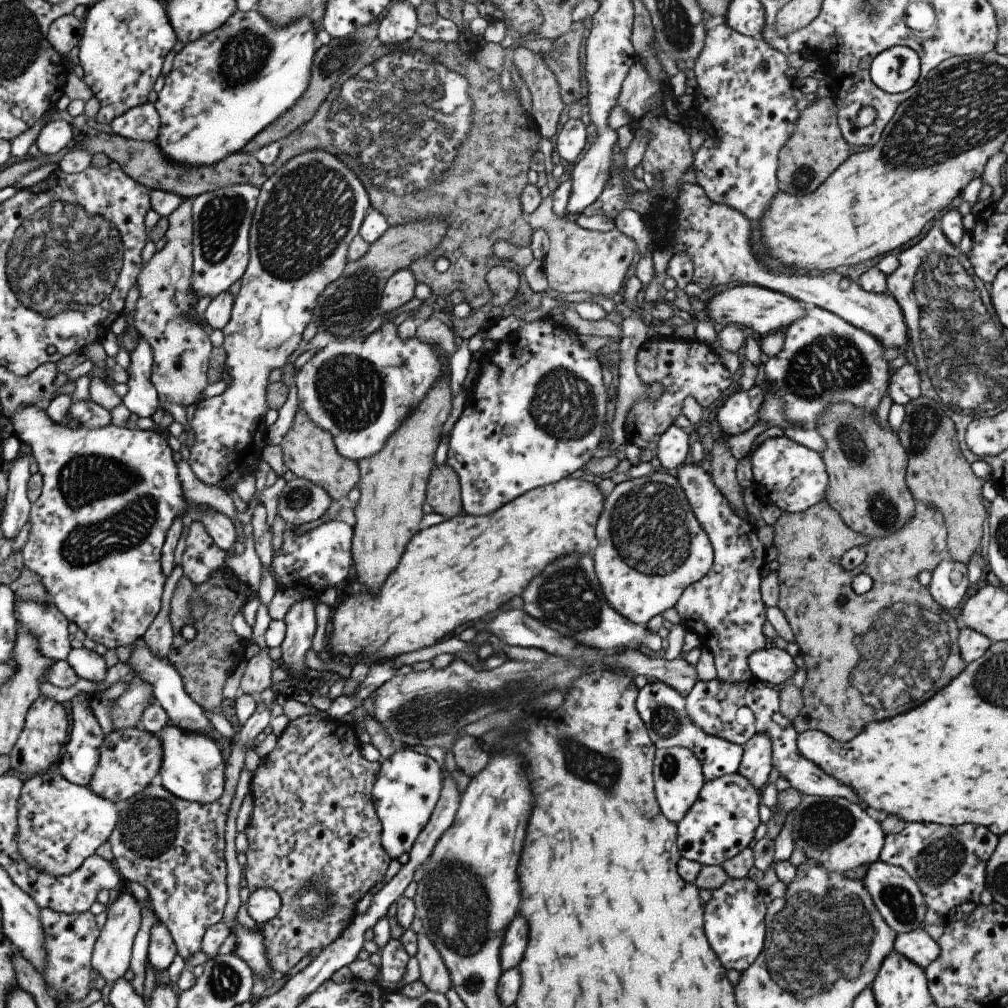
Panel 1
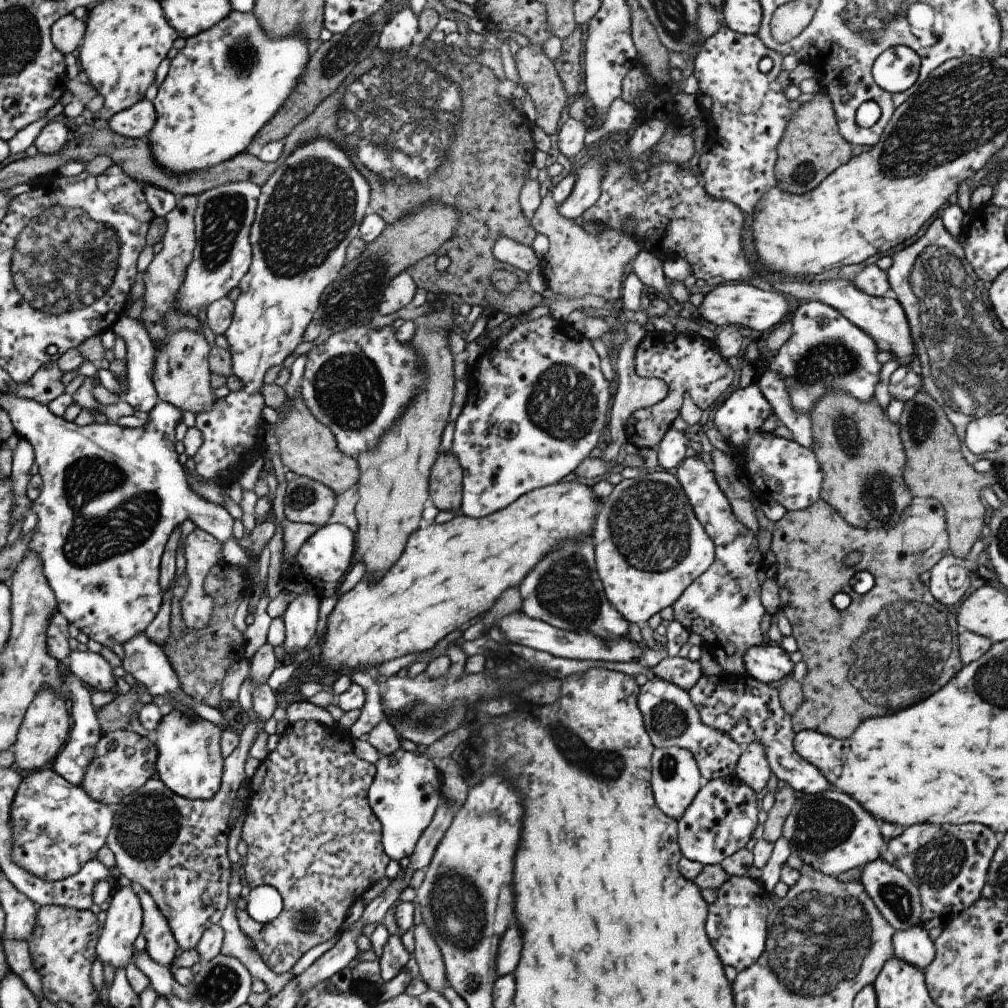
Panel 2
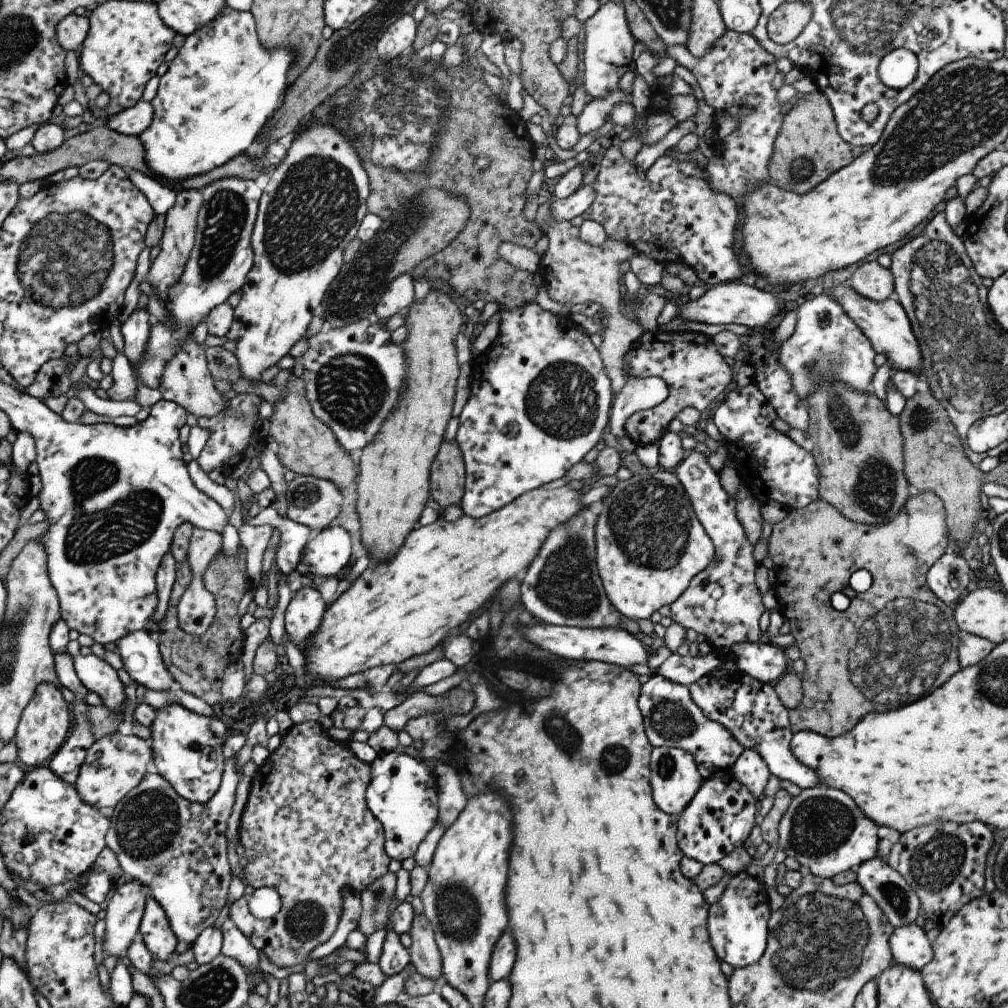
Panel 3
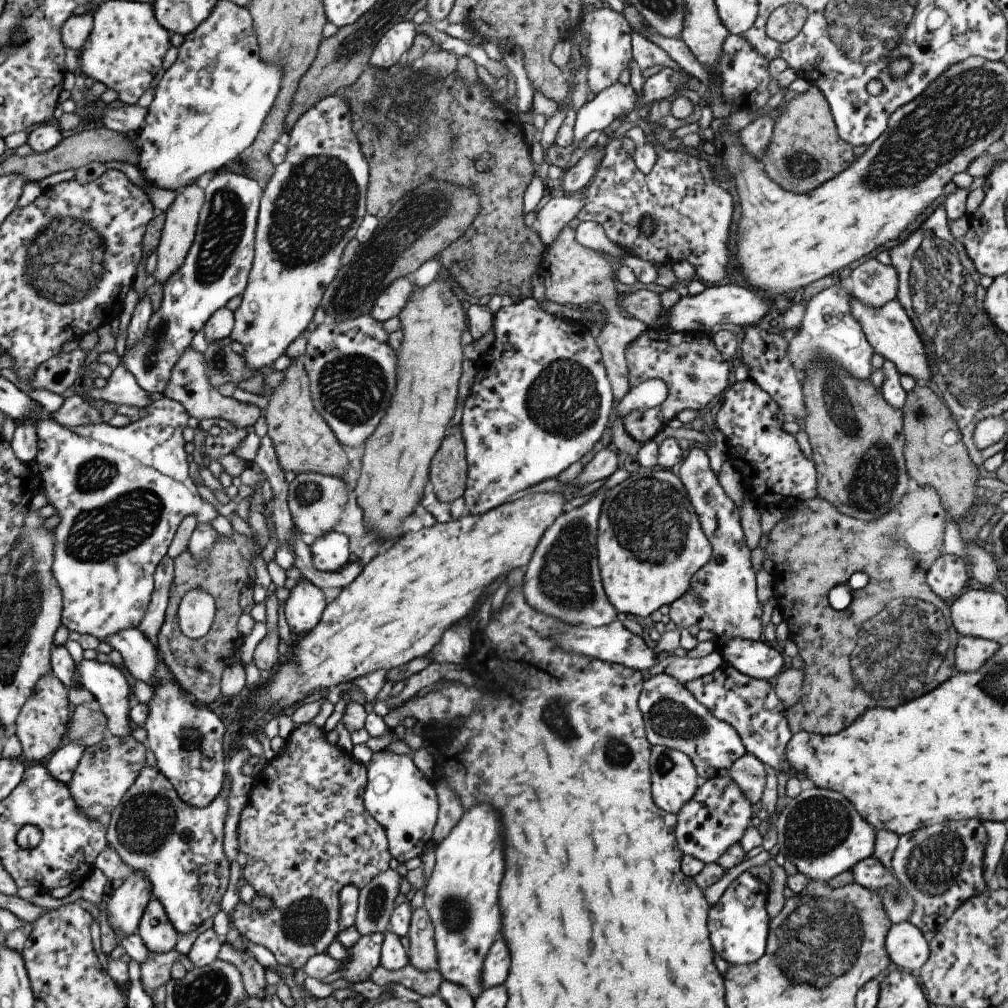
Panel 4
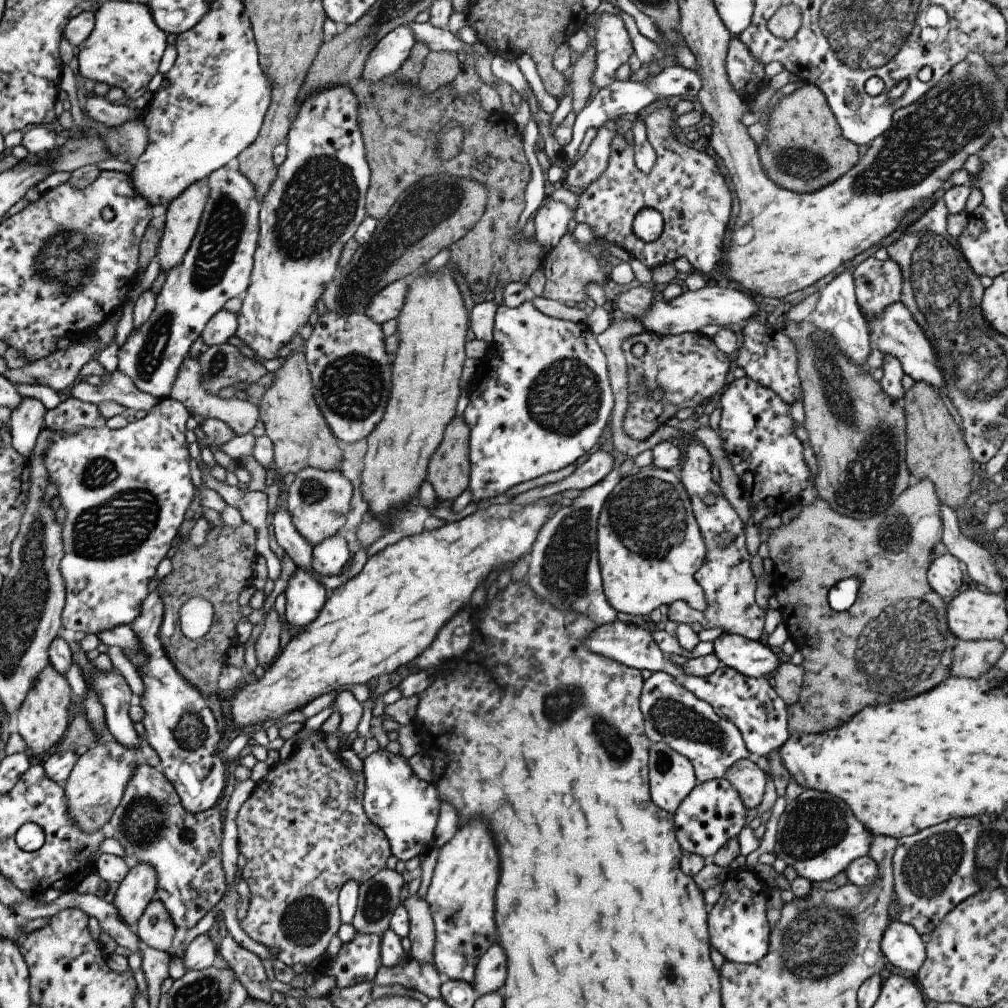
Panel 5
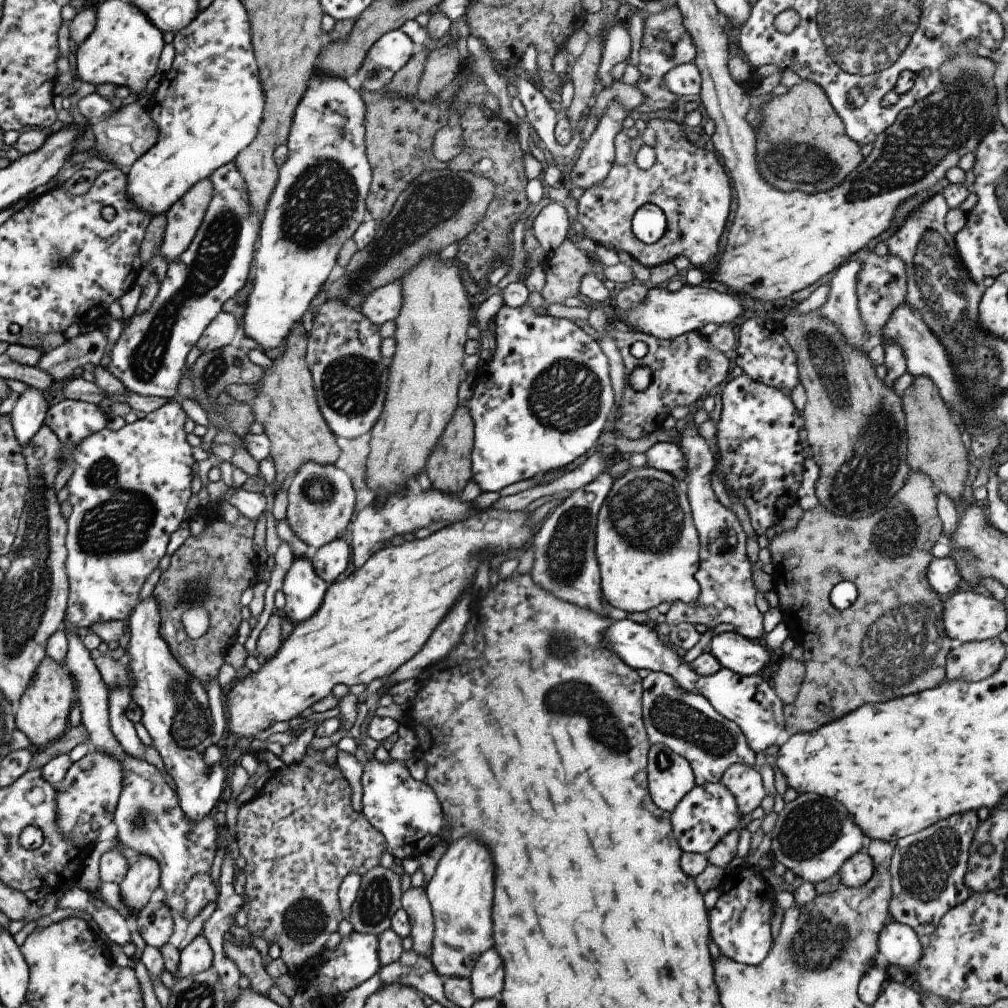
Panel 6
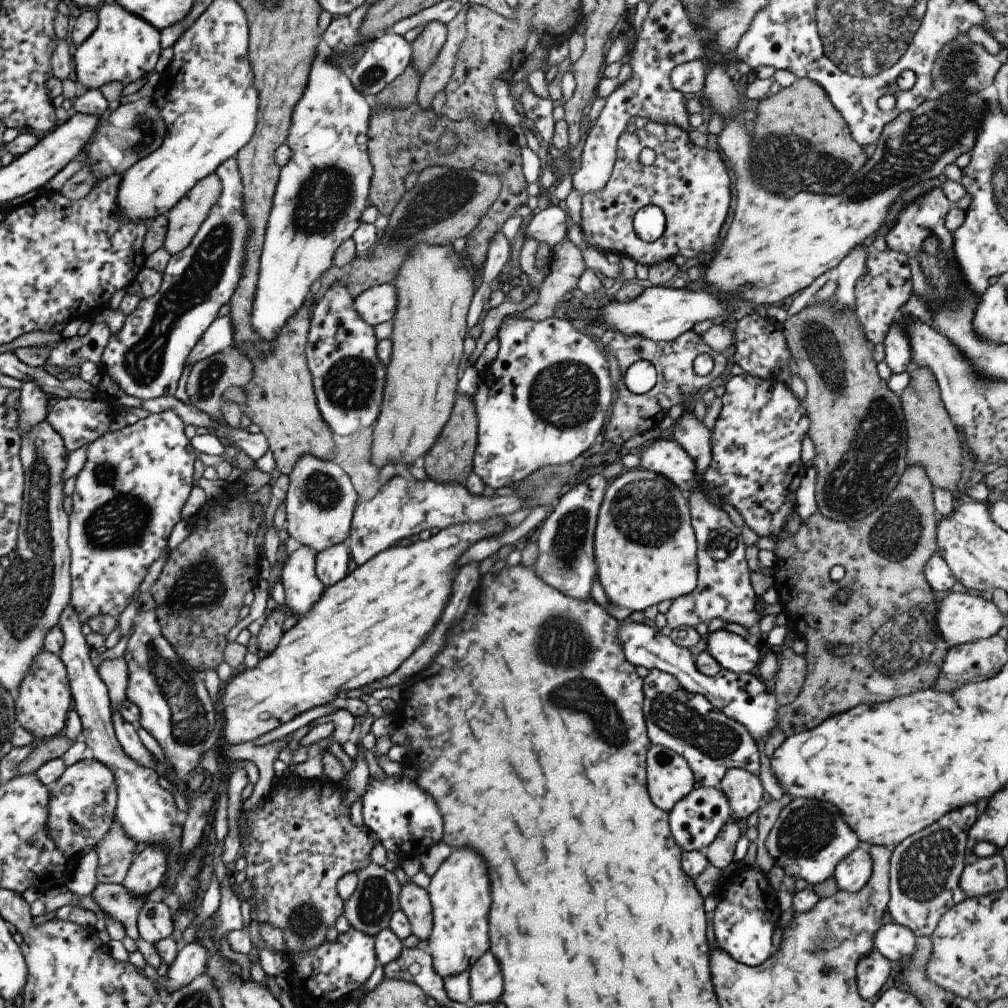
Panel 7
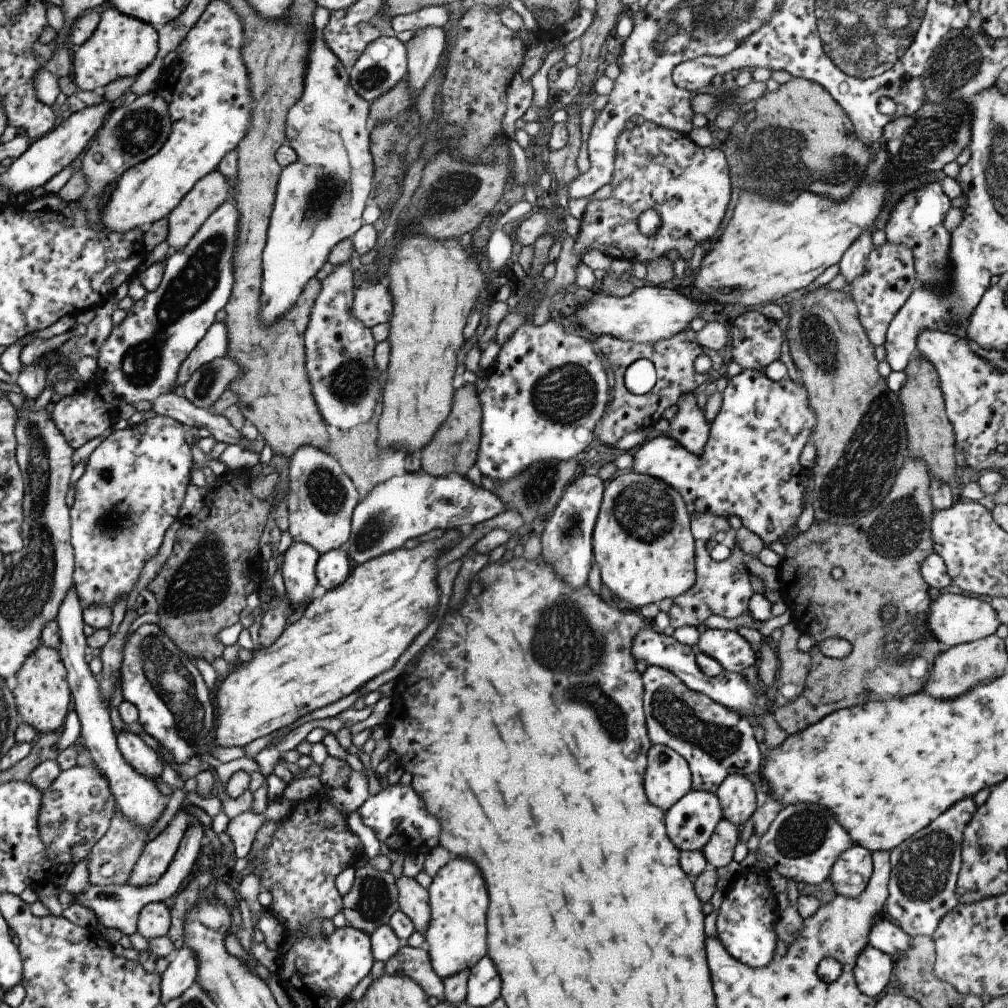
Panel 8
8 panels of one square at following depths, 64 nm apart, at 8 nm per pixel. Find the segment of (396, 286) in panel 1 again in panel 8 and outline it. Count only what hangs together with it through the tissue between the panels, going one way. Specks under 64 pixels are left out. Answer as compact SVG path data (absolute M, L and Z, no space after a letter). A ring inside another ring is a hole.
M385 282L367 284L355 289L352 314L368 328L389 322L393 302Z

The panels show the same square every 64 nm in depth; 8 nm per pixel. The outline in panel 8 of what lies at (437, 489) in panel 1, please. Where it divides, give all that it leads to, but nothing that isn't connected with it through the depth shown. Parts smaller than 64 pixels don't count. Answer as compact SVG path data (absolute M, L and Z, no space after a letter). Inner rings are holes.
M466 383L455 390L448 418L439 426L431 442L421 448L421 468L432 476L452 473L466 475L477 462L481 441L482 407L475 383Z

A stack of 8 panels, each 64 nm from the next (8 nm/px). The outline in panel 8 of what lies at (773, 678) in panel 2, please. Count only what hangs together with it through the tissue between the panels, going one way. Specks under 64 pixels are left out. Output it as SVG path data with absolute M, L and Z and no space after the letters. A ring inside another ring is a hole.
M706 629L698 637L698 650L717 660L724 671L740 673L748 665L756 664L758 653L738 633L723 629Z

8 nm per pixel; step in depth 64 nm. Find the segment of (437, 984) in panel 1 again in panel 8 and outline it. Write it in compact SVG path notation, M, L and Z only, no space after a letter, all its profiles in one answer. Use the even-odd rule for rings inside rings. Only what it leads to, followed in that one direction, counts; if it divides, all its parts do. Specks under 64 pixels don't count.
M404 874L395 879L395 883L399 892L399 910L412 920L415 930L423 934L431 917L429 892L416 879Z

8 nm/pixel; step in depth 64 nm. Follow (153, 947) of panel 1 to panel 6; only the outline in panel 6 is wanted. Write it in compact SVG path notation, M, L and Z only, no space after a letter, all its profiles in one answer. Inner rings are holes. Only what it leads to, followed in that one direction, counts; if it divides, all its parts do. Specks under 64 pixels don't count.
M149 902L137 914L140 936L146 945L159 949L170 940L174 930L171 908L164 902Z

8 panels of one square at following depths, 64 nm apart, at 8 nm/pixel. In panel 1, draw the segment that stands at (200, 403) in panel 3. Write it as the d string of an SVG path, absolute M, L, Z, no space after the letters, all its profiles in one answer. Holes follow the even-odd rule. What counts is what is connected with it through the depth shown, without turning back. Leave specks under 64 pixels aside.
M184 199L184 202L167 218L170 222L166 232L166 246L156 252L152 258L142 266L142 271L136 282L139 288L140 298L136 303L133 321L134 328L138 330L140 337L148 342L152 348L152 375L151 380L158 392L160 403L176 402L187 407L197 404L200 394L206 390L208 383L208 369L210 356L213 350L210 338L201 328L204 321L196 311L198 298L192 292L193 268L193 240L192 240L192 202Z

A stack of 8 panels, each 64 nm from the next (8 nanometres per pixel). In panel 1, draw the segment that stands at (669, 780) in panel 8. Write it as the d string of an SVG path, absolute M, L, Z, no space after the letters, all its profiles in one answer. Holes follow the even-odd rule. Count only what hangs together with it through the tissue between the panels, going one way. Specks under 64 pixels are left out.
M684 747L657 749L653 760L653 781L655 795L663 815L678 824L688 809L698 800L698 795L705 783L700 761L692 751Z

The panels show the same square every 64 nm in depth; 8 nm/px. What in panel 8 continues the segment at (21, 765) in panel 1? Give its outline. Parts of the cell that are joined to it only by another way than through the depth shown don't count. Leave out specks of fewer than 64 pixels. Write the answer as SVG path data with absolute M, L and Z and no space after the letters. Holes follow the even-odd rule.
M41 642L20 666L13 679L11 690L22 723L33 726L39 734L59 732L63 729L65 718L72 710L72 693L67 681L67 668L59 655L59 649Z

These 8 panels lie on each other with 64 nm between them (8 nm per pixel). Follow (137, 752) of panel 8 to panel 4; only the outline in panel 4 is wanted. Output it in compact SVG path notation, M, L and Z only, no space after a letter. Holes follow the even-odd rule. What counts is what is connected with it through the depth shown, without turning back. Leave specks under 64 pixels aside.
M83 659L78 664L83 688L95 697L97 706L107 718L107 728L114 737L130 737L130 685L124 674L110 663Z

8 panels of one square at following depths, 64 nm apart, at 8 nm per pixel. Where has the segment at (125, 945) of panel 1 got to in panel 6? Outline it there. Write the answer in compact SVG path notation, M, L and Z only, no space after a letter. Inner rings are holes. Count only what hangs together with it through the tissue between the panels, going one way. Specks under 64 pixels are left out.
M140 854L119 884L123 904L138 914L150 902L152 892L160 887L160 875L160 863L151 856Z

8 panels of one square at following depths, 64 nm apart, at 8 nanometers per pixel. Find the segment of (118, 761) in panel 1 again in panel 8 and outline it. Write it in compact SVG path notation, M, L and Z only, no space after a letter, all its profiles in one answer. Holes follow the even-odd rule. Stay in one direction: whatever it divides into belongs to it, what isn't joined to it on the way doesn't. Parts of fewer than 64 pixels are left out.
M90 761L62 771L58 778L42 791L37 827L46 856L58 865L74 865L87 858L91 848L108 830L116 812L117 802L109 792L107 777L91 766Z

